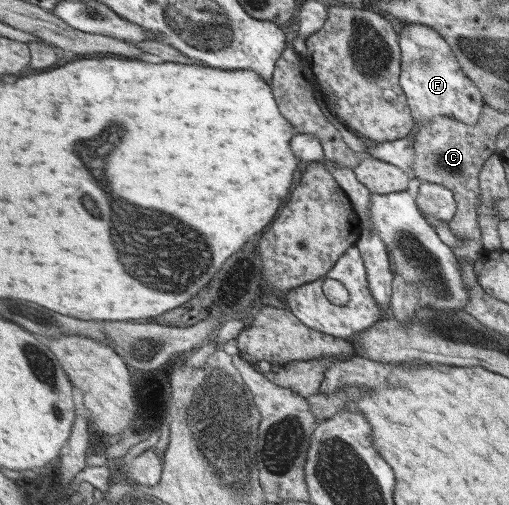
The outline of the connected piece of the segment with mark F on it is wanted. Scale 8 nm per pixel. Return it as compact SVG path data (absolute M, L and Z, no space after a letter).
M408 23L399 33L401 74L399 86L407 98L411 118L423 123L437 116L448 116L473 126L483 115L484 97L472 79L461 70L460 63L442 35L417 23Z

